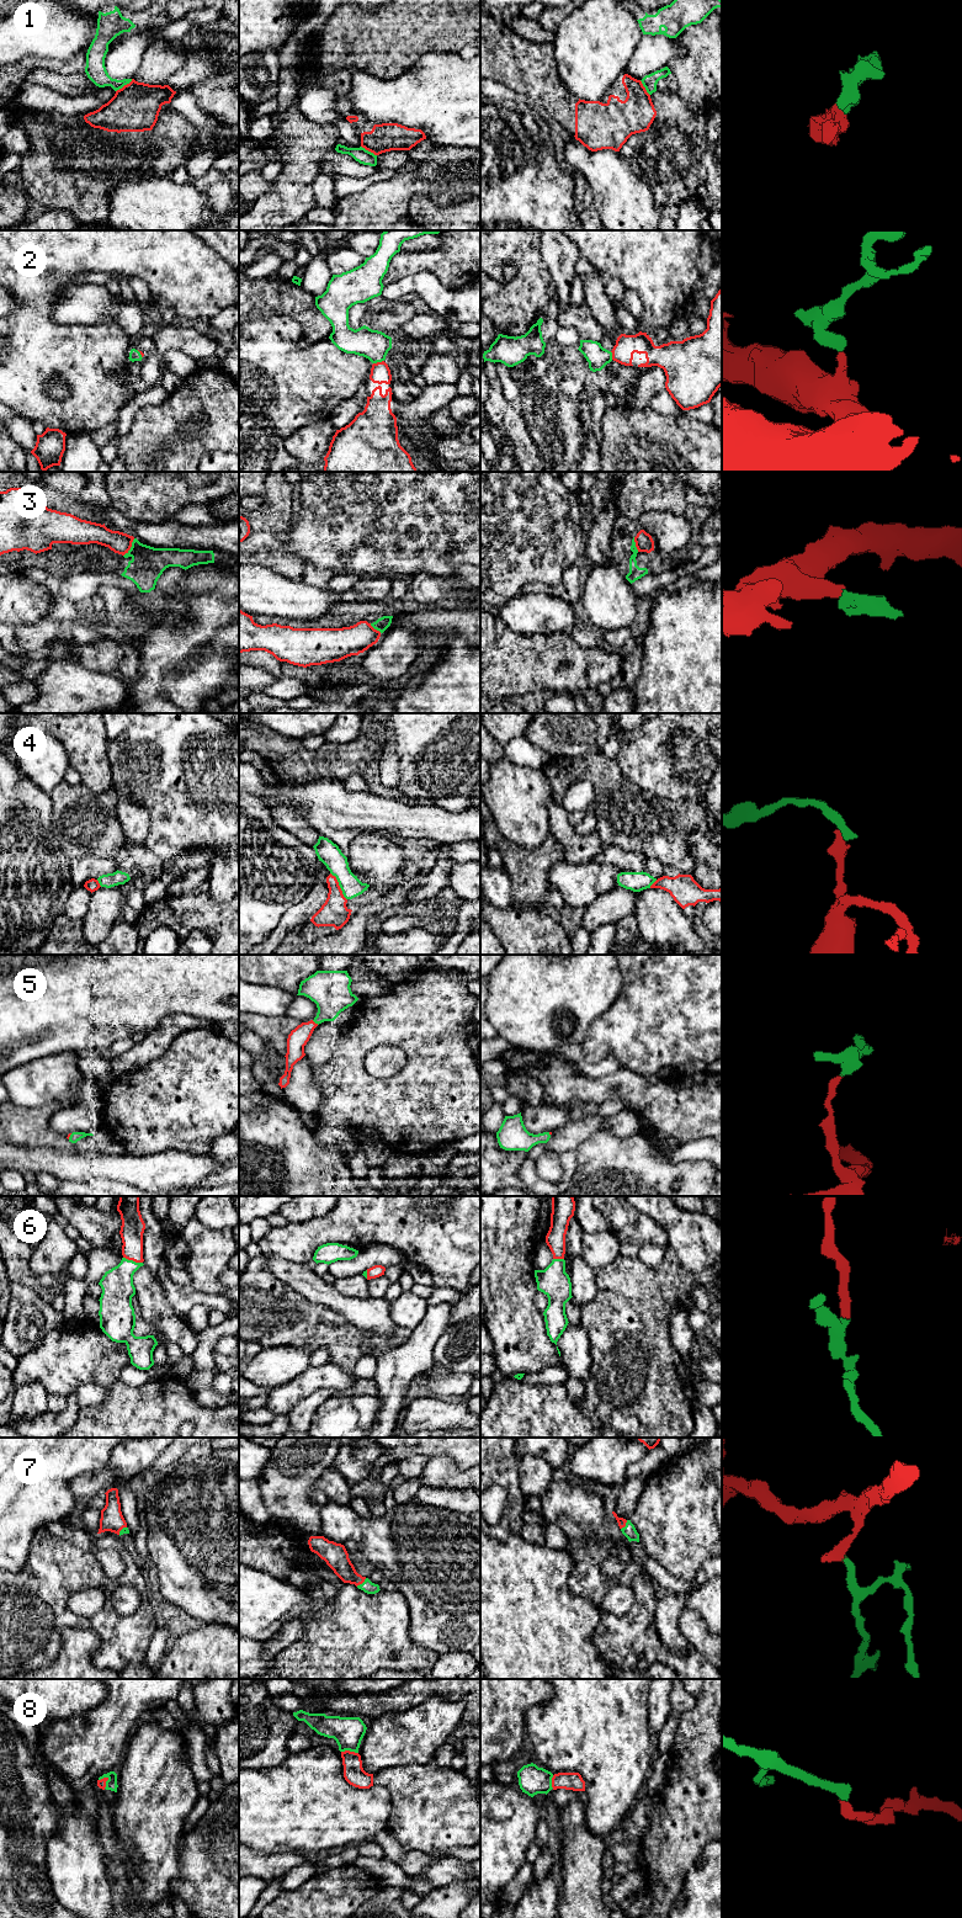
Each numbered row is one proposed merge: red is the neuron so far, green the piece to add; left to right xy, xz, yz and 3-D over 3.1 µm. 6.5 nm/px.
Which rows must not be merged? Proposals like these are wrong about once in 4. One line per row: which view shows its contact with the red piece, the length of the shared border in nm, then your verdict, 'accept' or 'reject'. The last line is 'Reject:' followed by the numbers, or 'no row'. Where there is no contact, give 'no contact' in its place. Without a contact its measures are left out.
1: meets red in xy; contact 140 nm long; reject
2: meets red in xz; contact 80 nm long; accept
3: meets red in xy; contact 140 nm long; reject
4: meets red in xz; contact 220 nm long; reject
5: meets red in xz; contact 50 nm long; accept
6: meets red in xy; contact 130 nm long; accept
7: meets red in xz; contact 90 nm long; accept
8: meets red in xz; contact 110 nm long; accept
Reject: 1, 3, 4

